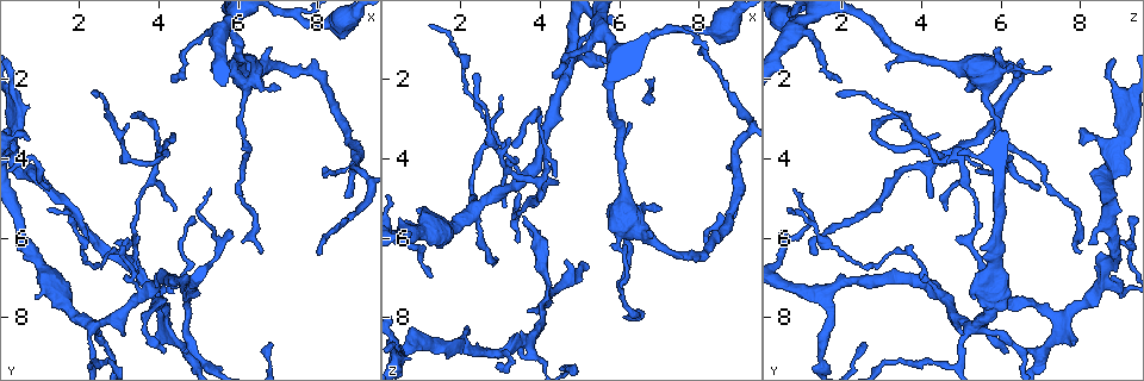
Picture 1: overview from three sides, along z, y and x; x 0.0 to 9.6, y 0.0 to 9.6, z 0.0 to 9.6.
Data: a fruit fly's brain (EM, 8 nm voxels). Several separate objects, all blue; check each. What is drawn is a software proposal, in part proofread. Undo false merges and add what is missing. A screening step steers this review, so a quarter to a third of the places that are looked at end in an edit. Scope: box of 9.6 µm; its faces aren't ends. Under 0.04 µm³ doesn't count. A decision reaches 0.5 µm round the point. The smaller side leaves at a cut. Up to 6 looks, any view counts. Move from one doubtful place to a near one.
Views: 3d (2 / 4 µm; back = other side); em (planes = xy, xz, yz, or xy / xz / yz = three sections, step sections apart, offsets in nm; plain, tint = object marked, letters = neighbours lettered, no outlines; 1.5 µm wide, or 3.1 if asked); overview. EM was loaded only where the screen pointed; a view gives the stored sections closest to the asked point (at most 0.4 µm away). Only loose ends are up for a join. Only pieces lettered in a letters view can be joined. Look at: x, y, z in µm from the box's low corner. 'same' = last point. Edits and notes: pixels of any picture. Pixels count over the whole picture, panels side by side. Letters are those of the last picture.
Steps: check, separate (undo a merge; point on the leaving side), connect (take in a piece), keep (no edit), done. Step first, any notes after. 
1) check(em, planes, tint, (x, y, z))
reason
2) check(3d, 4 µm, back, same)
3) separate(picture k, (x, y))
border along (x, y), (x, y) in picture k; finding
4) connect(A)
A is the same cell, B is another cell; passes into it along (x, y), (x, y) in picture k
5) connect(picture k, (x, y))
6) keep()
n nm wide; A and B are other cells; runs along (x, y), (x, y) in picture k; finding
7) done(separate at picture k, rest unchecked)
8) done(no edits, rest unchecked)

check(em, planes, letters, (6.00, 1.70, 7.25))
branch stops here

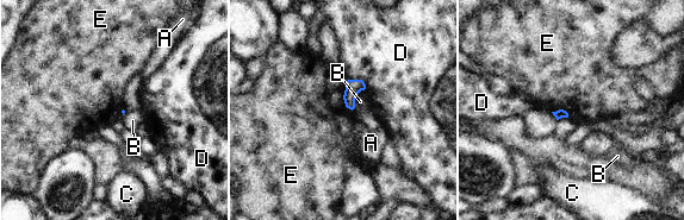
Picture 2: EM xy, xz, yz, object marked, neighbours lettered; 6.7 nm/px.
keep()
A, B, C, D and E are other cells; border along (346, 81), (343, 99), (352, 111) in picture 2; no lettered piece goes on from it

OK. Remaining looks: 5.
check(em, planes, letters, (4.45, 5.25, 4.65))
an open end

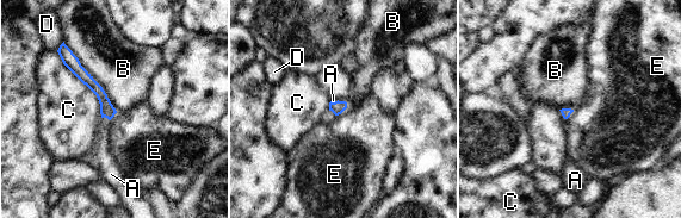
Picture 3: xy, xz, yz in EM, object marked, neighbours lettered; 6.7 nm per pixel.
connect(A)
A is the same cell, B, C, D and E are other cells; passes into it along (106, 108), (106, 117), (101, 151) in picture 3; the cell continues

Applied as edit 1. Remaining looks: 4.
check(overview)

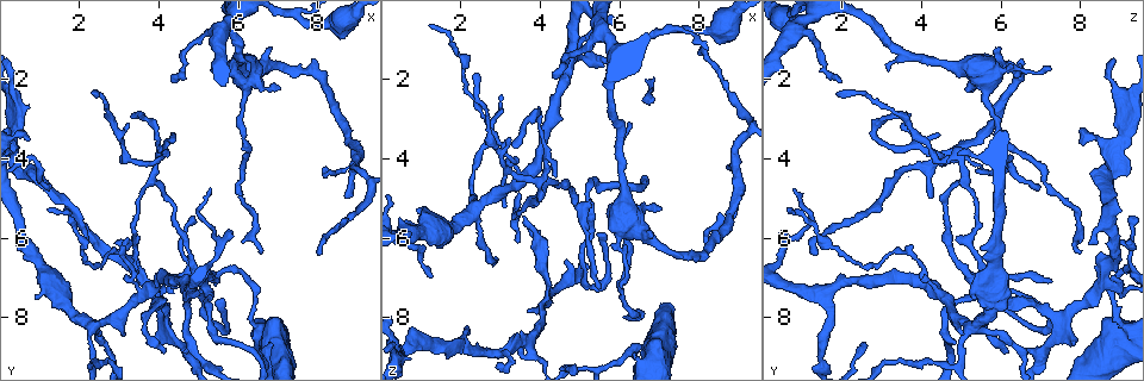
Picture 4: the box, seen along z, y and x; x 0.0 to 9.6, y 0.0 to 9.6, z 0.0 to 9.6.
check(em, planes, letters, (6.50, 6.30, 8.00))
tapers out

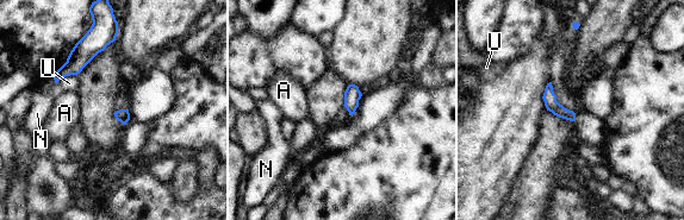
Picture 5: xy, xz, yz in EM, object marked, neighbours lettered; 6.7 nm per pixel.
keep()
U touches over 160 nm; A, N and U are other cells; border along (76, 74), (63, 76), (56, 83) in picture 5; no lettered piece goes on from it

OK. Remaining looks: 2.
done(connect at picture 3, rest unchecked)

